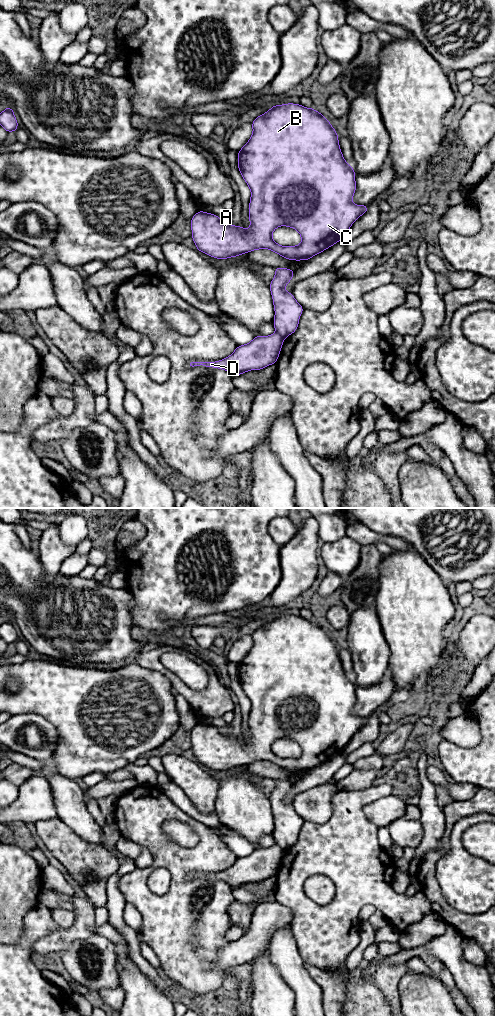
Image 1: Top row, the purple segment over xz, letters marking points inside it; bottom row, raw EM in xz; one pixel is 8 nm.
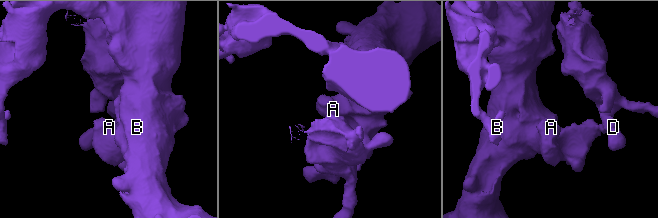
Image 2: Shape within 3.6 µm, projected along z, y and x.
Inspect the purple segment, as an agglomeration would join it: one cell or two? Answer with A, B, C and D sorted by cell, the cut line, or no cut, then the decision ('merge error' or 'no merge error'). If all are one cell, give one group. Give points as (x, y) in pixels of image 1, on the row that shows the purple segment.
A B C / D | xz (276, 331), (284, 338) | merge error

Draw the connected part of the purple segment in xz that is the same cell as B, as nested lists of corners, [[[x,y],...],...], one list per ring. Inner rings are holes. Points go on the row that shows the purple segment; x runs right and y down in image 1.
[[[293,103],[274,105],[251,124],[252,136],[238,151],[238,169],[251,190],[250,229],[224,223],[218,215],[199,210],[191,218],[191,237],[198,251],[216,259],[228,259],[258,249],[269,249],[287,260],[308,261],[341,241],[351,225],[368,211],[368,205],[355,205],[352,202],[356,191],[354,168],[343,157],[337,132],[323,114],[314,108]],[[279,226],[296,229],[302,242],[297,246],[278,245],[272,239],[272,233]]]

